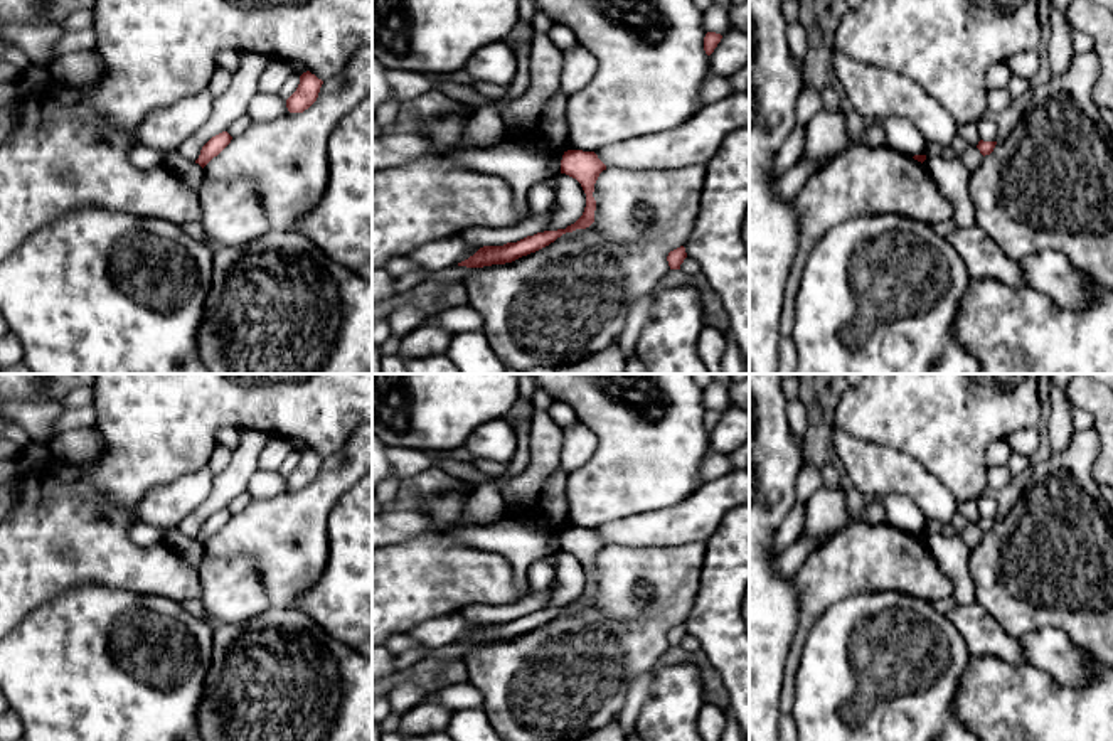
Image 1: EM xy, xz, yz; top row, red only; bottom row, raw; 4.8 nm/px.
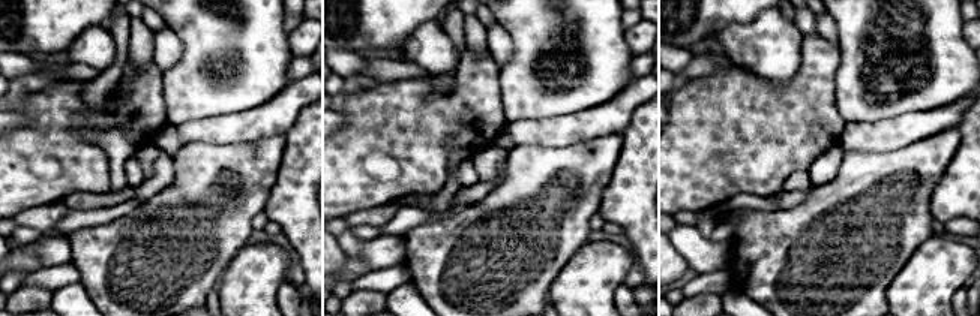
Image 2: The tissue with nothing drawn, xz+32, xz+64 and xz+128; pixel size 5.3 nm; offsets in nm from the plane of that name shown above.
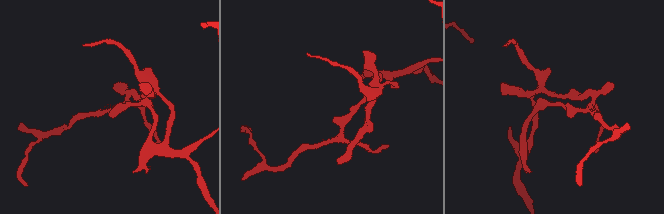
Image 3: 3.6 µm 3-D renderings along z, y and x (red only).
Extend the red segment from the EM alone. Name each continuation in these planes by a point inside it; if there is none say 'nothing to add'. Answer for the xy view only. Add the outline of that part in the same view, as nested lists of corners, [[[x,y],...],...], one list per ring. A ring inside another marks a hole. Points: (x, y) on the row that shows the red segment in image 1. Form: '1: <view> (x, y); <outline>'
nothing to add

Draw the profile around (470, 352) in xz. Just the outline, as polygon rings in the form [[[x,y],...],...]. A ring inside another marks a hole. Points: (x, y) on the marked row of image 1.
[[[483,332],[455,333],[446,357],[461,374],[505,374],[507,370],[488,345]]]

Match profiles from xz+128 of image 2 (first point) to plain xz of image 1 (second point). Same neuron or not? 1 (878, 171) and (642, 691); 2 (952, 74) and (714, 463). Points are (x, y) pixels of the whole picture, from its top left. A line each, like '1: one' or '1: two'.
1: two
2: two

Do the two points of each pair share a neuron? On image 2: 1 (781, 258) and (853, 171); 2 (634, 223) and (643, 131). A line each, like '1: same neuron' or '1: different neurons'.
1: same neuron
2: same neuron

